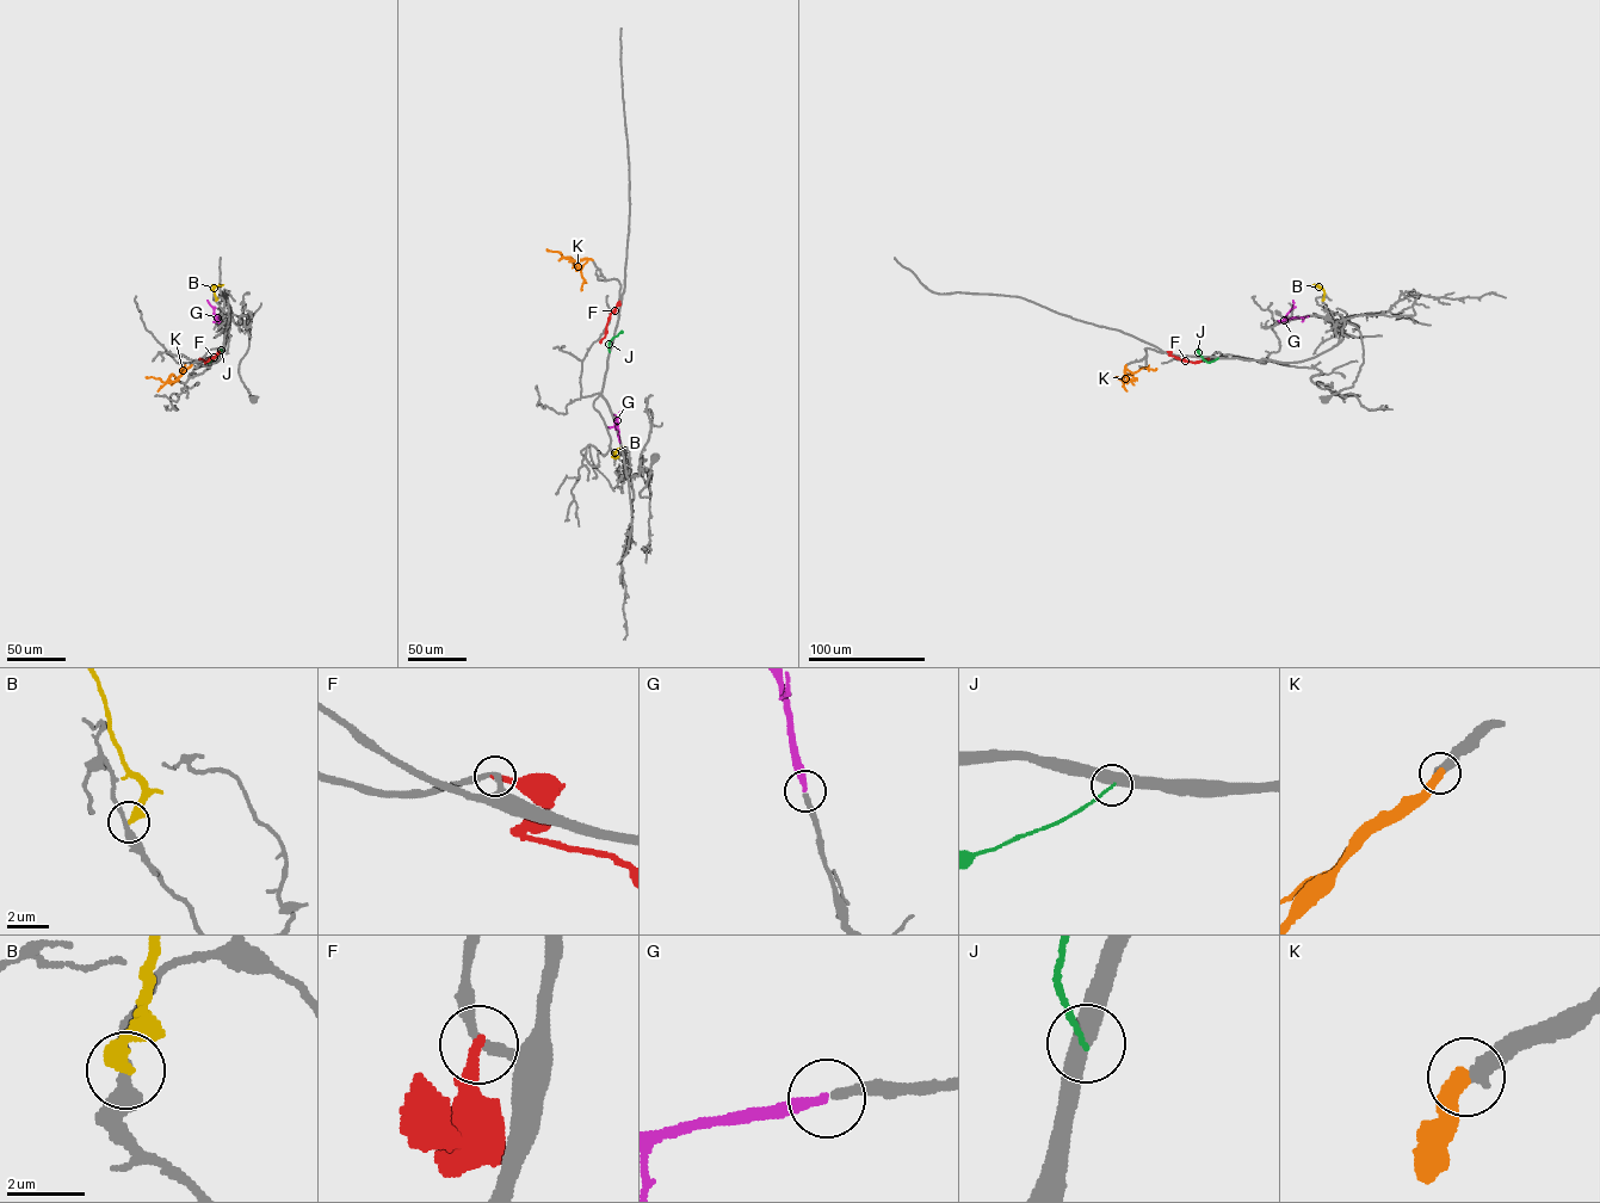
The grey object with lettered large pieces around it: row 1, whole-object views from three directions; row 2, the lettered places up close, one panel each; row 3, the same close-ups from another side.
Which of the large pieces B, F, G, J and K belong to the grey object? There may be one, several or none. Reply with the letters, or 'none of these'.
G, K

